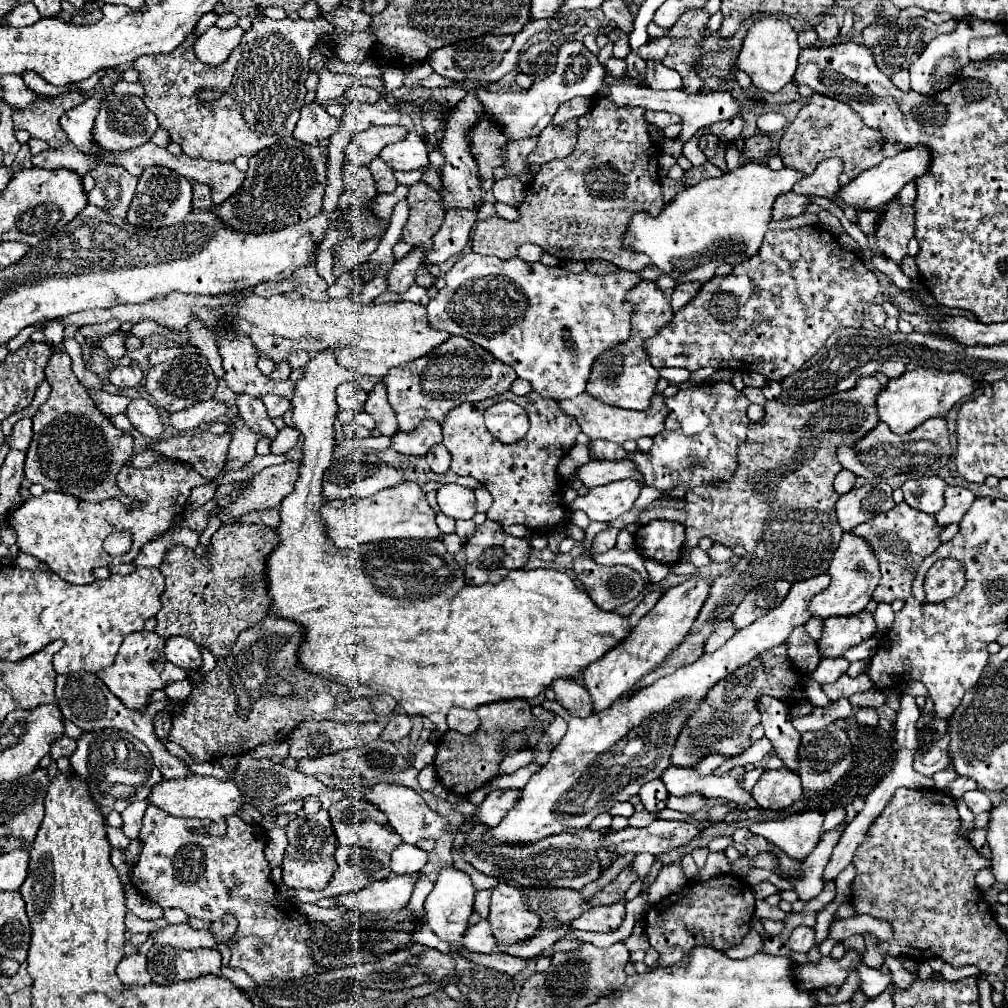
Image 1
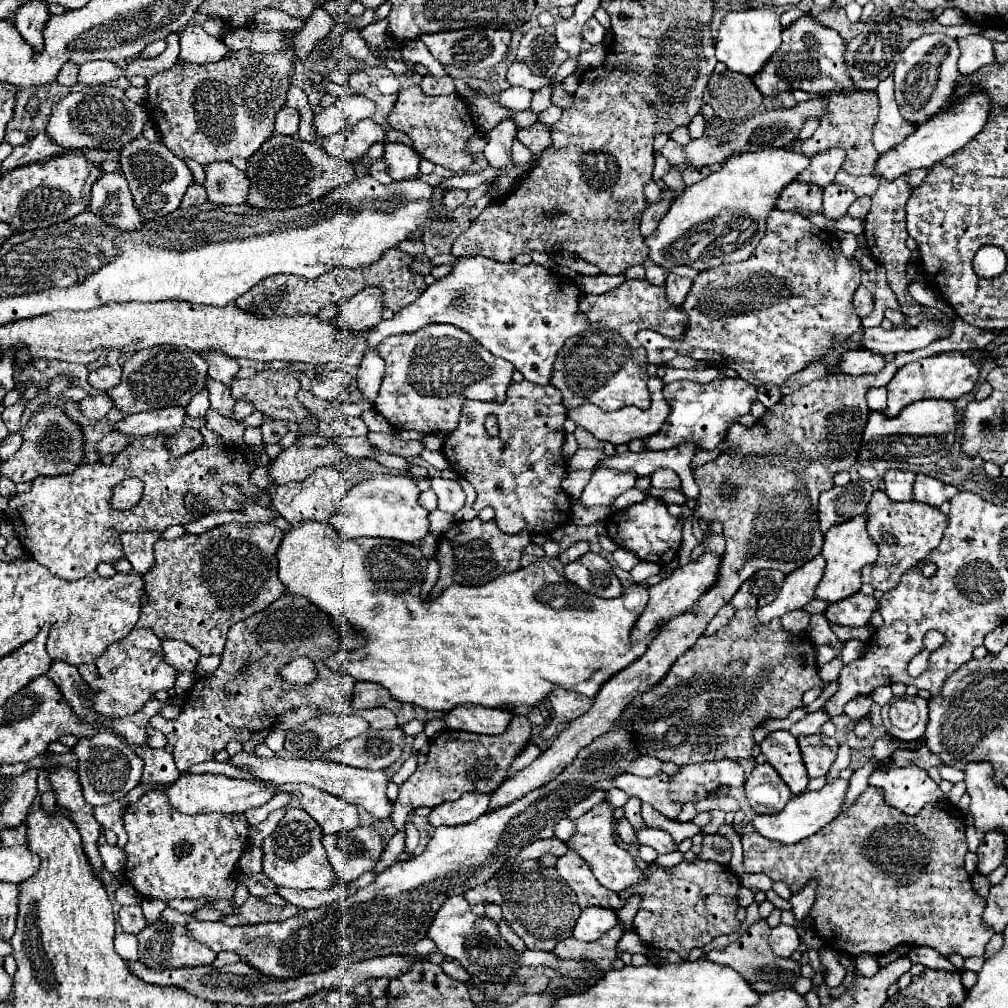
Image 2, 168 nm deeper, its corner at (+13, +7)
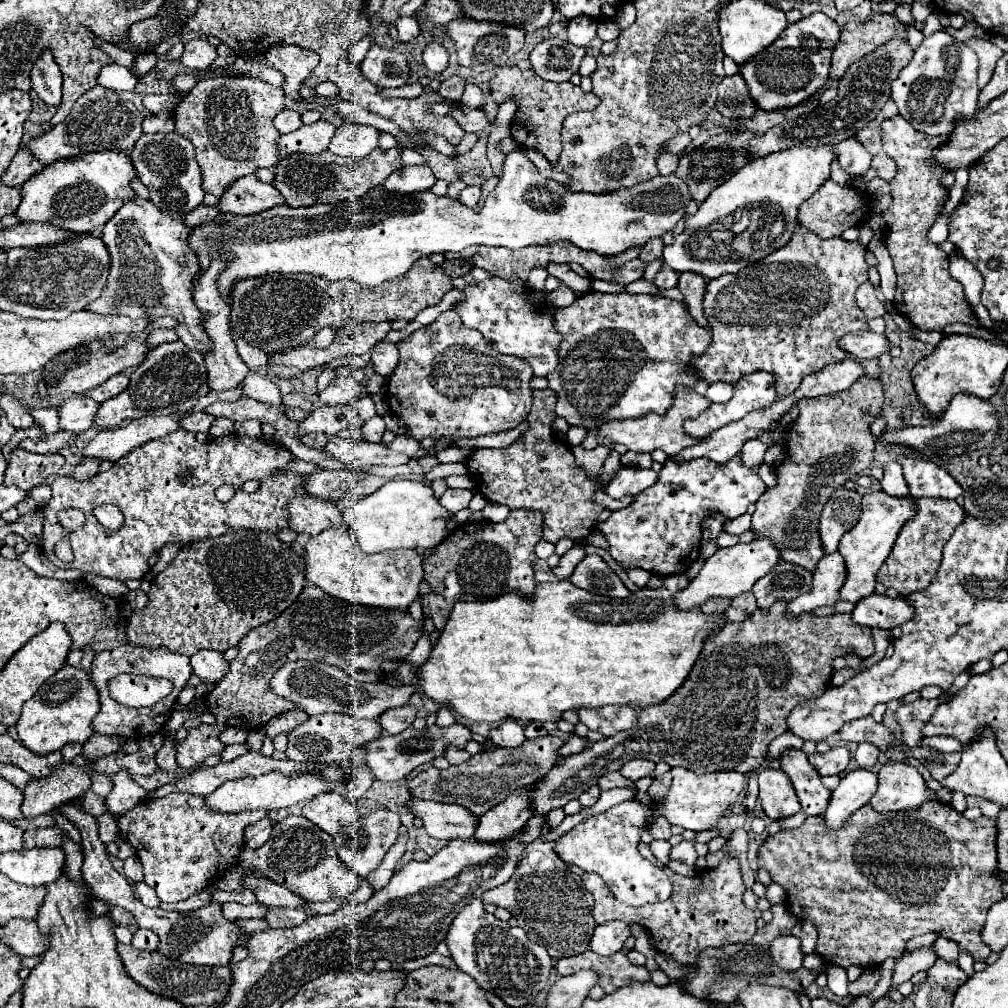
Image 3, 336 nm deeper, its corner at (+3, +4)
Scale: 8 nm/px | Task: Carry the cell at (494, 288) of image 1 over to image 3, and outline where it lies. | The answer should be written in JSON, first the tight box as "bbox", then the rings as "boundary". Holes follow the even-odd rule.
{"bbox":[453,276,563,376],"boundary":[[[499,276],[479,282],[477,286],[467,286],[463,292],[467,298],[455,304],[453,310],[463,318],[465,326],[483,332],[487,344],[493,346],[497,352],[529,360],[535,376],[547,376],[549,372],[555,370],[557,348],[563,336],[553,328],[553,310],[555,310],[553,306],[547,306],[547,312],[537,312],[543,306],[529,310],[531,308],[527,302],[529,288],[521,282],[509,282]]]}

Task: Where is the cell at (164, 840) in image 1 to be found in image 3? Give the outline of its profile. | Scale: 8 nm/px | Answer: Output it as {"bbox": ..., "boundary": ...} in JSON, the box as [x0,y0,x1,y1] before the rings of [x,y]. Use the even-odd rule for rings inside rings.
{"bbox":[117,794,267,902],"boundary":[[[169,794],[161,800],[145,800],[137,804],[133,810],[117,818],[117,828],[123,838],[137,850],[137,856],[145,870],[145,882],[151,886],[161,902],[181,902],[189,896],[201,892],[209,882],[219,878],[229,866],[237,862],[239,852],[243,850],[243,830],[265,818],[267,810],[253,810],[241,814],[227,814],[227,812],[213,812],[209,806],[203,804],[201,796],[193,794]]]}

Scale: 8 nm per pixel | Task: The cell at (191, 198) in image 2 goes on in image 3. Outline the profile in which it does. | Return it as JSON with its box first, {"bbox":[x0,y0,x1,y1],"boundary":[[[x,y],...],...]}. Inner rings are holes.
{"bbox":[185,206,219,228],"boundary":[[[199,206],[199,208],[195,208],[193,212],[189,212],[187,216],[185,216],[185,224],[189,226],[189,228],[197,228],[197,226],[201,226],[201,224],[207,224],[209,220],[213,220],[215,216],[219,214],[219,208],[211,208],[211,206]]]}

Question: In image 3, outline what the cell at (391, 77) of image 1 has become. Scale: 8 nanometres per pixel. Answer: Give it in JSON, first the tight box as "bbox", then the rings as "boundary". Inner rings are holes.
{"bbox":[383,166,435,194],"boundary":[[[405,166],[393,172],[393,176],[385,180],[383,188],[389,194],[415,194],[415,192],[431,190],[433,184],[435,184],[435,176],[429,166]]]}

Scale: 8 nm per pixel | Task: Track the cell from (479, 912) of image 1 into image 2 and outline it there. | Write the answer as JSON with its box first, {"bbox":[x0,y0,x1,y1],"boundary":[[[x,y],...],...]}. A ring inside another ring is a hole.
{"bbox":[465,861,579,951],"boundary":[[[523,861],[523,863],[513,863],[505,875],[495,875],[491,881],[477,885],[475,889],[469,889],[465,893],[465,899],[469,905],[477,905],[479,901],[493,901],[499,903],[501,907],[507,903],[507,911],[511,909],[511,931],[517,933],[527,949],[543,949],[551,951],[559,941],[565,937],[571,937],[573,925],[579,917],[579,905],[577,897],[559,877],[557,869],[543,869],[537,865],[537,861]]]}

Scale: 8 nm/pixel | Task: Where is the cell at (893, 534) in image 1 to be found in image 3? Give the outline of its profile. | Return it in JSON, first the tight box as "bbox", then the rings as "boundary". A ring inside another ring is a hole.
{"bbox":[877,498,965,596],"boundary":[[[945,498],[917,500],[917,514],[913,520],[909,520],[901,528],[901,534],[899,534],[889,558],[885,560],[883,568],[879,570],[877,582],[883,582],[887,588],[895,588],[901,596],[909,596],[913,592],[925,590],[941,564],[941,554],[943,554],[945,542],[951,538],[953,530],[963,520],[965,520],[965,512],[955,500],[945,500]]]}

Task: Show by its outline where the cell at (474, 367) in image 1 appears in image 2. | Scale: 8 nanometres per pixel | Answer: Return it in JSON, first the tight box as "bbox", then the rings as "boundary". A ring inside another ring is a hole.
{"bbox":[375,325,513,435],"boundary":[[[429,325],[415,333],[387,337],[377,351],[385,361],[385,377],[375,399],[375,411],[395,429],[445,435],[457,427],[465,395],[469,399],[503,401],[511,385],[513,365],[491,355],[469,333],[453,325]]]}

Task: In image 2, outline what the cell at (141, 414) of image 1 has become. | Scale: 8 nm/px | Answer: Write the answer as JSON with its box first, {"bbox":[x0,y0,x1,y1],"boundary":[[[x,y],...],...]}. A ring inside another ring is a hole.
{"bbox":[81,393,113,419],"boundary":[[[97,393],[97,395],[91,395],[87,399],[83,399],[81,403],[81,411],[91,417],[91,419],[101,419],[107,415],[107,411],[113,407],[111,405],[111,399],[105,395],[105,393]]]}

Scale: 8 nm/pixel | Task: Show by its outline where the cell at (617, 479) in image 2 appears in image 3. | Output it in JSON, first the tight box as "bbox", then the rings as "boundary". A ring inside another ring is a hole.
{"bbox":[607,466,657,498],"boundary":[[[625,466],[625,468],[619,470],[619,474],[607,486],[607,494],[611,498],[621,498],[625,494],[637,496],[639,492],[643,492],[649,486],[653,486],[655,482],[657,482],[657,472],[655,470]]]}

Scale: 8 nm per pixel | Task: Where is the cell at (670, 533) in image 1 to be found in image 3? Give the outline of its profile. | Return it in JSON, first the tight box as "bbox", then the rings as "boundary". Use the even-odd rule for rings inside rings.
{"bbox":[599,456,765,576],"boundary":[[[741,456],[731,458],[727,464],[717,464],[709,458],[685,462],[667,458],[659,472],[659,482],[637,494],[627,508],[613,512],[599,530],[609,542],[607,552],[621,568],[643,568],[657,576],[683,574],[699,558],[703,520],[713,512],[737,518],[765,490],[759,466],[745,466]]]}

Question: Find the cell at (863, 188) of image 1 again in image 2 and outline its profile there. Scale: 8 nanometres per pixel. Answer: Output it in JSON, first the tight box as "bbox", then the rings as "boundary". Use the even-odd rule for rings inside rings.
{"bbox":[873,93,991,181],"boundary":[[[983,93],[969,95],[963,101],[957,101],[957,105],[935,115],[931,121],[919,125],[915,129],[915,133],[911,133],[911,137],[907,137],[895,149],[889,149],[887,153],[879,155],[879,159],[875,161],[875,173],[873,175],[885,177],[887,181],[893,181],[911,169],[917,169],[917,167],[929,169],[937,161],[953,155],[955,151],[959,151],[963,145],[967,145],[967,141],[973,139],[983,129],[983,125],[987,123],[989,105],[991,105],[991,101]]]}

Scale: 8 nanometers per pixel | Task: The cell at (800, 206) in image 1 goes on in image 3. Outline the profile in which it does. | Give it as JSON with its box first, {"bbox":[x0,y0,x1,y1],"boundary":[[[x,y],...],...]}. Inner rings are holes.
{"bbox":[799,180,871,238],"boundary":[[[827,180],[799,210],[799,224],[815,232],[819,238],[835,238],[841,236],[847,228],[859,226],[865,222],[865,212],[871,212],[871,196],[849,186],[839,186],[833,180]]]}

